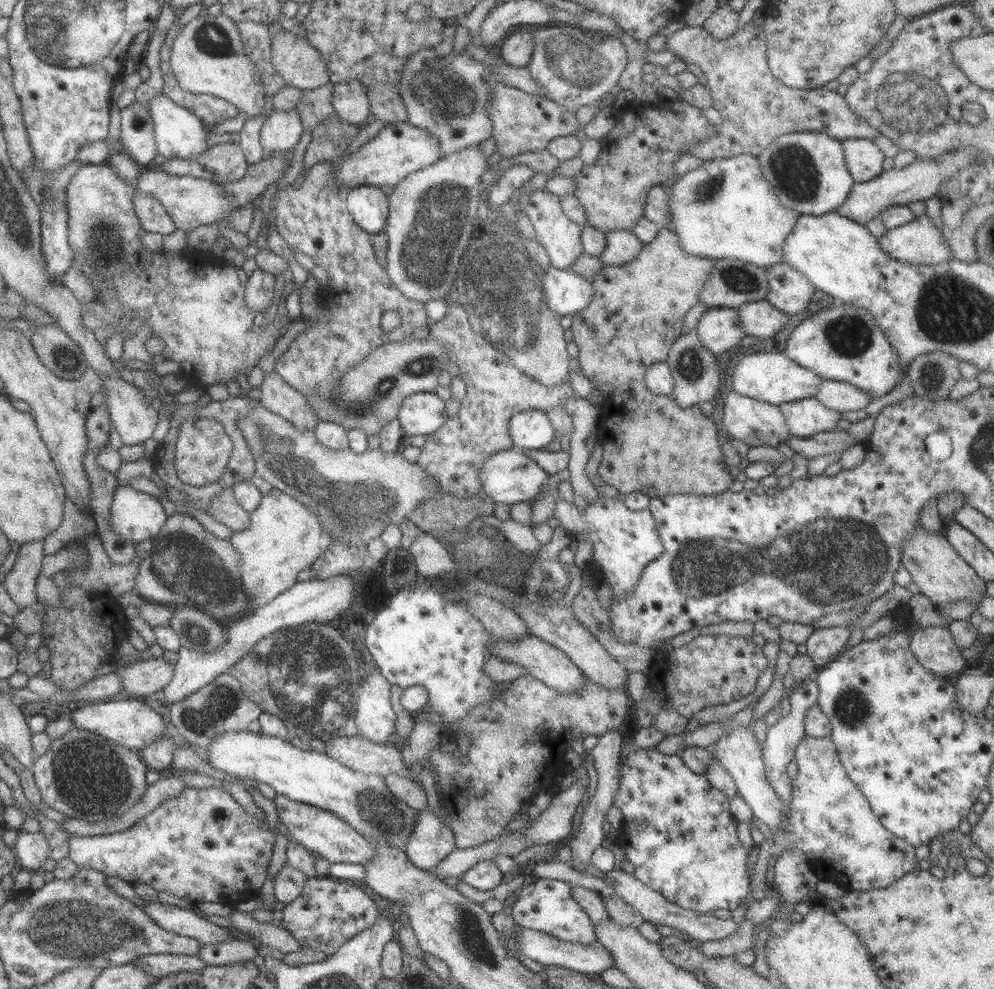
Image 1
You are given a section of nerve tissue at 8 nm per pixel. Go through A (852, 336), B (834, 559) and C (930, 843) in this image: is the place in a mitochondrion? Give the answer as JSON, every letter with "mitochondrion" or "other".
{"A":"mitochondrion","B":"mitochondrion","C":"other"}

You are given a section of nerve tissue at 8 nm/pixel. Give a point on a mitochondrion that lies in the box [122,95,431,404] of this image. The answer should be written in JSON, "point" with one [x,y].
{"point":[136,120]}

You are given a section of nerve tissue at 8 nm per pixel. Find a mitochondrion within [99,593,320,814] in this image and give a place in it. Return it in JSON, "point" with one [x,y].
{"point":[202,721]}

